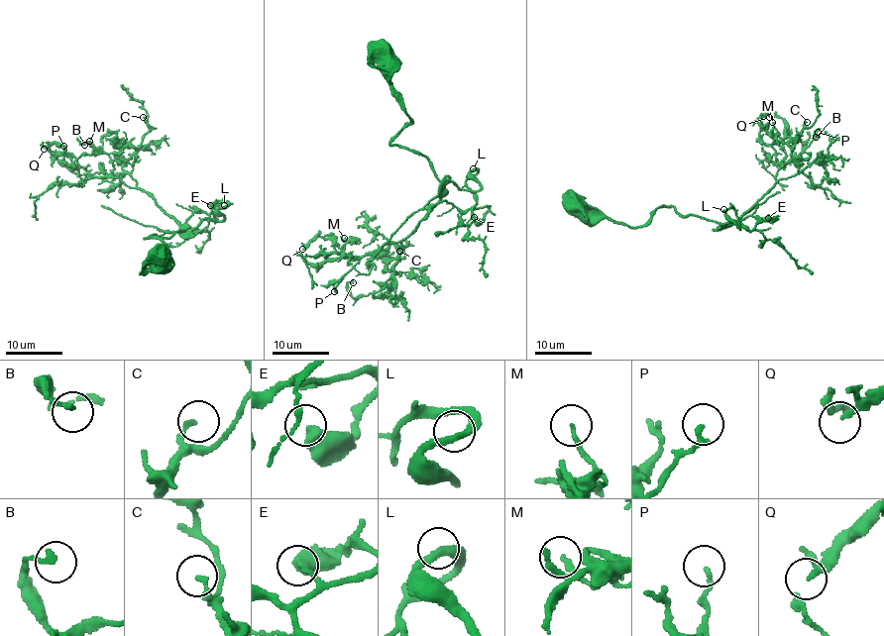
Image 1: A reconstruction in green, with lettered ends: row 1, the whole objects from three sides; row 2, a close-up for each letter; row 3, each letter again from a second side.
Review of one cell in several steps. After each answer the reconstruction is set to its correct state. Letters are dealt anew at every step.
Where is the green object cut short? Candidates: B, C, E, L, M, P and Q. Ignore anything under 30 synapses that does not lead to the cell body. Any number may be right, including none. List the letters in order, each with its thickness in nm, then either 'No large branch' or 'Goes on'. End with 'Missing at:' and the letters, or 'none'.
B: Thickness 180 nm. No large branch
C: Thickness 180 nm. No large branch
E: Thickness 500 nm. No large branch
L: Thickness 240 nm. No large branch
M: Thickness 150 nm. No large branch
P: Thickness 160 nm. No large branch
Q: Thickness 130 nm. No large branch
Missing at: none

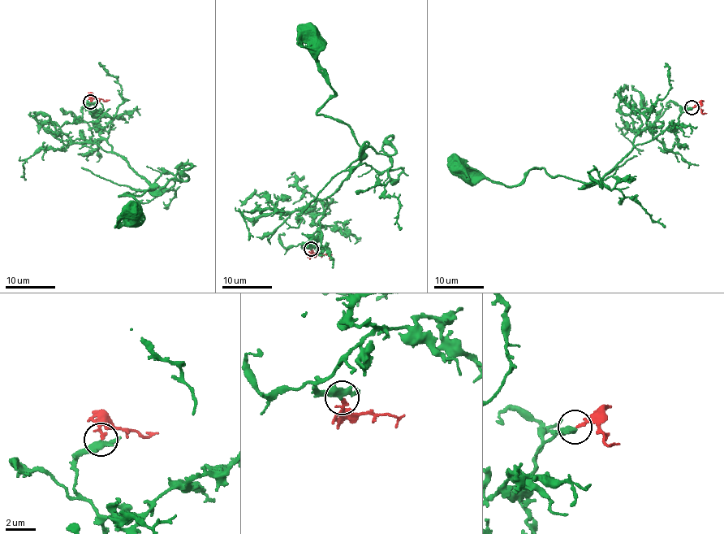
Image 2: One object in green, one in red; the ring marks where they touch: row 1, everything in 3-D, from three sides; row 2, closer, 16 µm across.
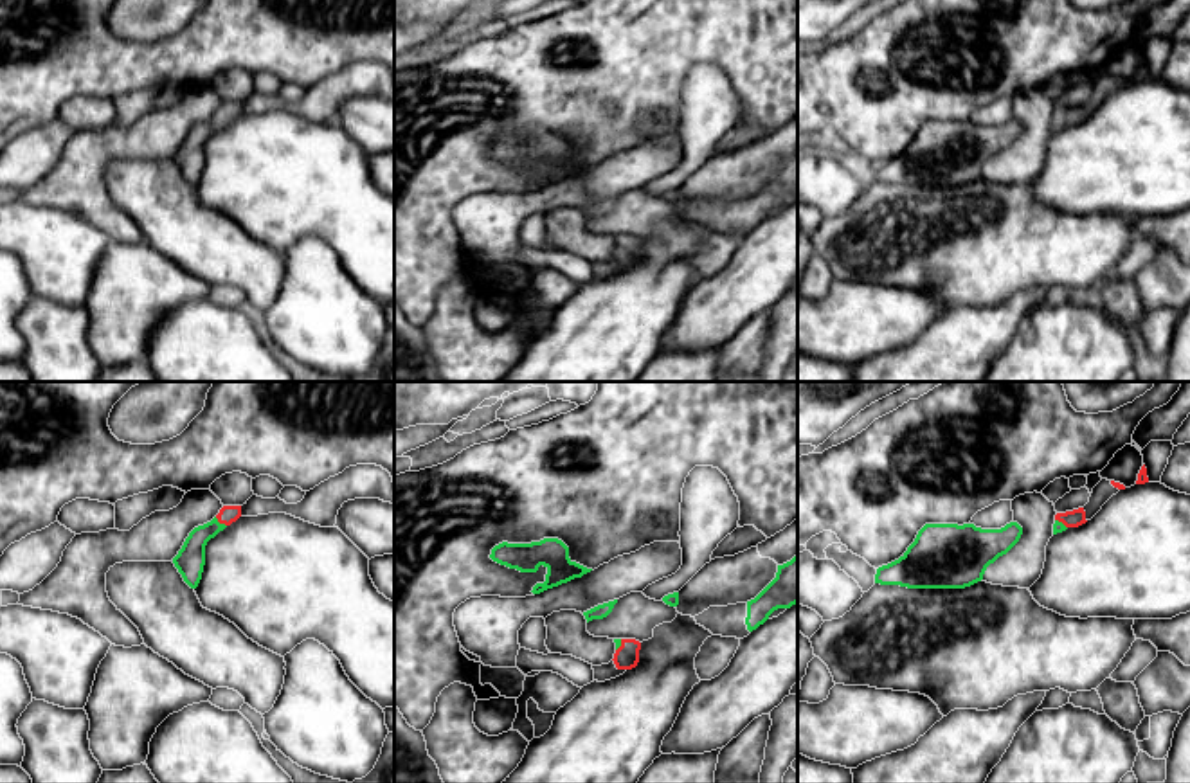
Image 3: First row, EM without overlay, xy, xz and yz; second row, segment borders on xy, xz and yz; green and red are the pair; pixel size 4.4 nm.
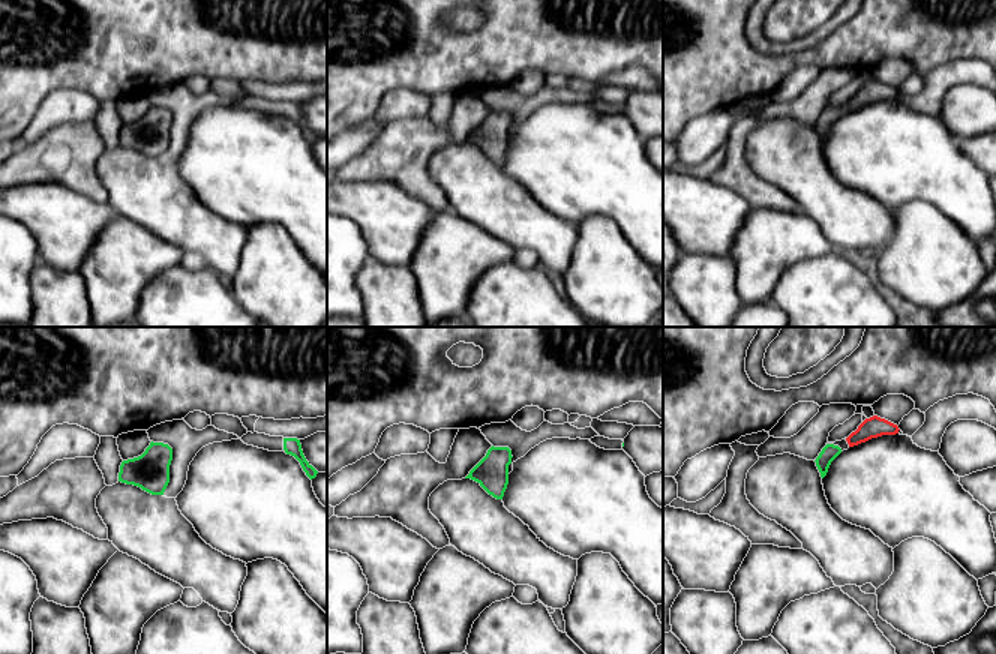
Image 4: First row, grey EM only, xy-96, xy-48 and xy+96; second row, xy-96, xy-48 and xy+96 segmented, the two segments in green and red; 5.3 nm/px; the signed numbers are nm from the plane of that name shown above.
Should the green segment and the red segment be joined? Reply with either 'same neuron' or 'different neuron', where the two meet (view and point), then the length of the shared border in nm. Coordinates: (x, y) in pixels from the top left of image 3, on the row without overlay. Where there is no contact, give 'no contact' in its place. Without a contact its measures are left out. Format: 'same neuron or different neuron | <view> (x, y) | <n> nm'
same neuron | xy (218, 119) | 70 nm

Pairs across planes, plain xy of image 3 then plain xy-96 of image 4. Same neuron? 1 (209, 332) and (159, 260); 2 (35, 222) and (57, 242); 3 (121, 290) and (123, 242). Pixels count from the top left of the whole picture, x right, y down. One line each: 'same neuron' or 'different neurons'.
1: different neurons
2: same neuron
3: same neuron

